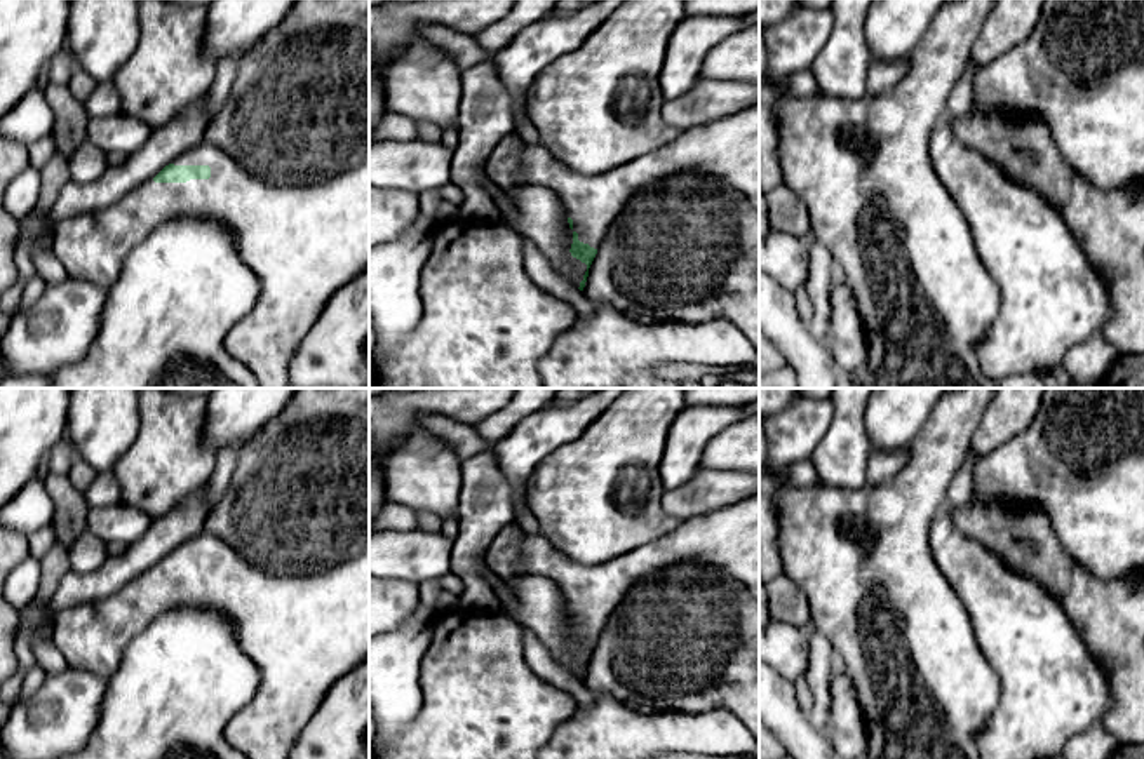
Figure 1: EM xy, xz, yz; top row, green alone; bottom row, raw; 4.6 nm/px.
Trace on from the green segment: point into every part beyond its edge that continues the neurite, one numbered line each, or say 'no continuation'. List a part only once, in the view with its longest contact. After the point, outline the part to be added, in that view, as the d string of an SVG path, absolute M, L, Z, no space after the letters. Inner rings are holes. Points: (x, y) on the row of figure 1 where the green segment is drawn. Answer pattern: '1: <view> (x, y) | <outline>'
1: xy (303, 242) | M205 139L172 164L209 165L211 178L186 183L150 179L108 207L56 221L54 256L68 279L110 289L127 254L160 223L185 216L219 221L235 237L242 261L259 282L254 308L232 327L225 348L254 374L261 388L287 388L289 360L324 303L369 266L369 155L329 181L303 186L265 183Z

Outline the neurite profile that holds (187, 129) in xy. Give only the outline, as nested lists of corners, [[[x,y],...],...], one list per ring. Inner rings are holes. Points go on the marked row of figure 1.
[[[186,104],[164,125],[153,127],[146,143],[122,164],[108,165],[92,183],[68,181],[50,209],[50,223],[99,211],[153,179],[176,157],[200,144],[211,118],[195,104]]]

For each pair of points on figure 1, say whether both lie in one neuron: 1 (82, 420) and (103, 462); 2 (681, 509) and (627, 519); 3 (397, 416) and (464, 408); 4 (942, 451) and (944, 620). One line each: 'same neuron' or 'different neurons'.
1: same neuron
2: different neurons
3: same neuron
4: same neuron

